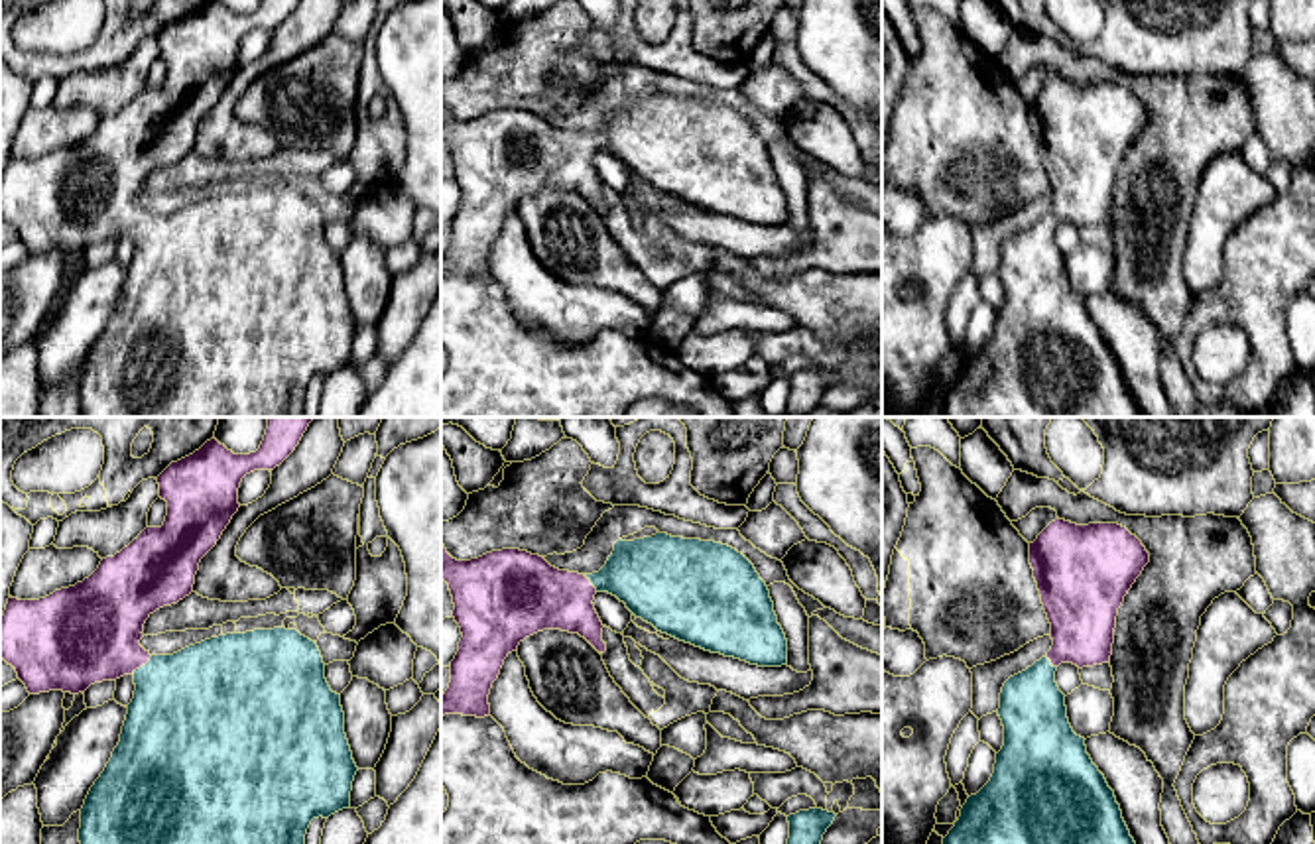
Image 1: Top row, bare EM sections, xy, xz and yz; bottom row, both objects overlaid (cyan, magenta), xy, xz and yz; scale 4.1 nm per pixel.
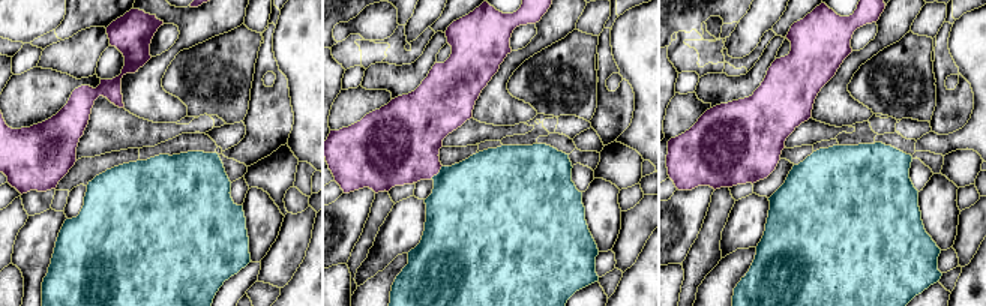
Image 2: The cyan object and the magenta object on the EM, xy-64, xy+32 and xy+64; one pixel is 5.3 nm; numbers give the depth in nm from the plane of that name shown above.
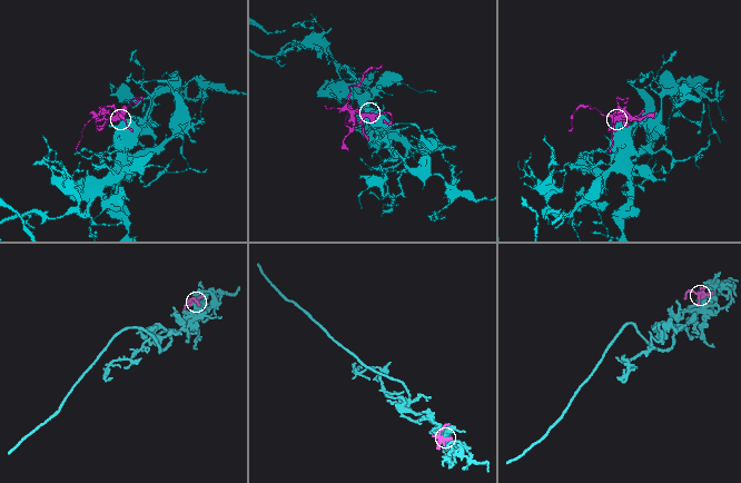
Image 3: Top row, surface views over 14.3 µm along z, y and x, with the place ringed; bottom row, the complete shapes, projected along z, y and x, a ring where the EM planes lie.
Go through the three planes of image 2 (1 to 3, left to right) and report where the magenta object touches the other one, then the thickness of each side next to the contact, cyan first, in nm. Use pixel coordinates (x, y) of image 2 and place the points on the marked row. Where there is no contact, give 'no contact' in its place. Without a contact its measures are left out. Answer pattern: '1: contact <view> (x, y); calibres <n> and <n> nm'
1: no contact
2: contact xy+32 (438, 173); calibres 460 and 420 nm
3: no contact

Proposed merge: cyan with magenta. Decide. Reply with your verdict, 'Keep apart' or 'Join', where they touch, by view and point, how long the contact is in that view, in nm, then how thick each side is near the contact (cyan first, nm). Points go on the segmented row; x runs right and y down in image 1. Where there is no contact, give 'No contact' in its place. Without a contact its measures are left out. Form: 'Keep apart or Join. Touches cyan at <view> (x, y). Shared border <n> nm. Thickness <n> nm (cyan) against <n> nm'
Join. Touches cyan at xy (142, 665). Shared border 120 nm. Thickness 460 nm (cyan) against 400 nm

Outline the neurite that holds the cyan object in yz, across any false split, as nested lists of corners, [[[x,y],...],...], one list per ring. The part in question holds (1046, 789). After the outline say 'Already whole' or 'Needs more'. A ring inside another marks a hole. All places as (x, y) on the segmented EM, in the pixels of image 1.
[[[1057,517],[1030,543],[1053,645],[1004,683],[998,708],[1004,746],[994,773],[967,799],[943,844],[1136,844],[1114,791],[1087,754],[1085,738],[1069,724],[1055,671],[1061,663],[1079,669],[1110,663],[1118,608],[1148,563],[1142,541],[1118,523],[1077,525]]]. Needs more

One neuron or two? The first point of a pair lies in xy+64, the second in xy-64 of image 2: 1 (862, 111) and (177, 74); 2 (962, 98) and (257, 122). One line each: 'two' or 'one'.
1: two
2: one

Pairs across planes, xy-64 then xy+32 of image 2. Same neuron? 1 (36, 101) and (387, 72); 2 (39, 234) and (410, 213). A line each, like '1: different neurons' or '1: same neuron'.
1: different neurons
2: same neuron

